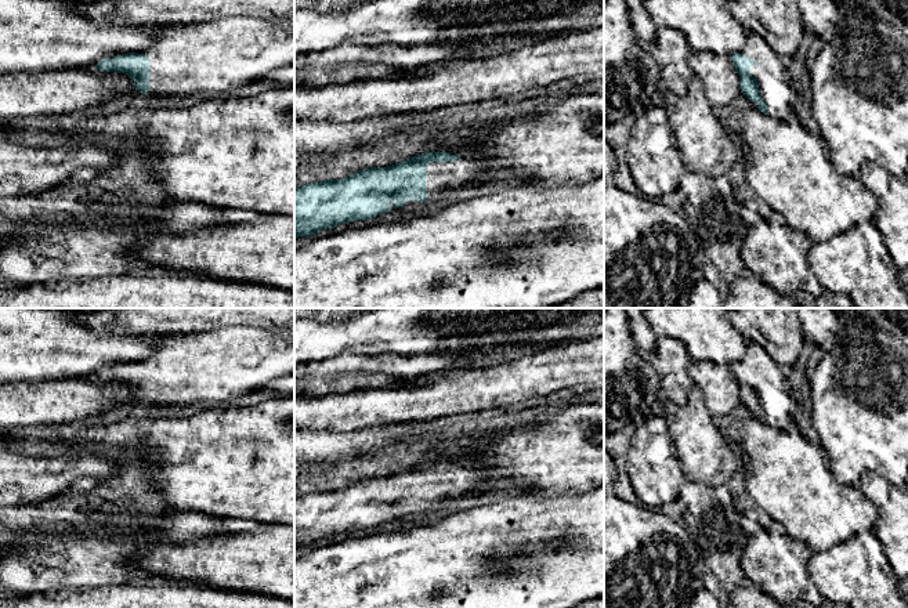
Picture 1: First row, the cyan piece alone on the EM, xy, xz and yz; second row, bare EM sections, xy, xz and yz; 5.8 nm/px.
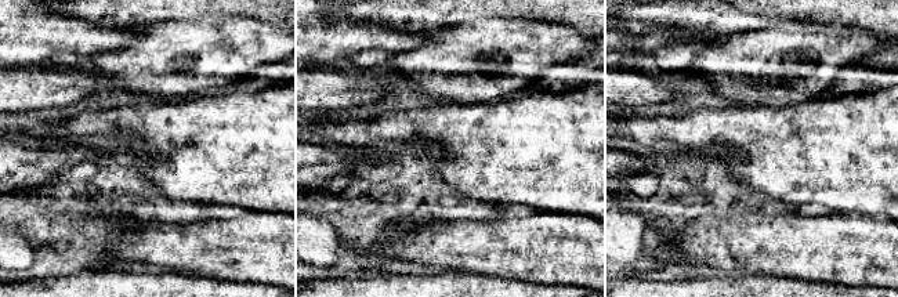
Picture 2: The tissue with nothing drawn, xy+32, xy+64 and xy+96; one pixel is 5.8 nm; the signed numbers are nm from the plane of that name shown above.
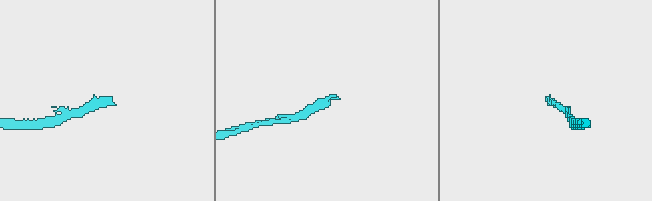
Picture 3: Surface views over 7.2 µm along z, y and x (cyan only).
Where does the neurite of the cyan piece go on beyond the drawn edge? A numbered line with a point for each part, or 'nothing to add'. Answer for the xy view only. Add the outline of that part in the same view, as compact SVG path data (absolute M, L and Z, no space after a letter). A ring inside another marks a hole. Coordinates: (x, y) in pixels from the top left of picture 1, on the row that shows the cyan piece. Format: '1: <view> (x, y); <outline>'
1: xy (219, 55); M228 17L200 23L166 25L146 48L137 51L149 57L149 95L191 95L196 93L227 94L258 77L294 65L294 28L257 17Z

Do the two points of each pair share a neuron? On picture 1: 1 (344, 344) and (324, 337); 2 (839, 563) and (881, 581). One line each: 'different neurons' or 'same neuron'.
1: same neuron
2: same neuron

